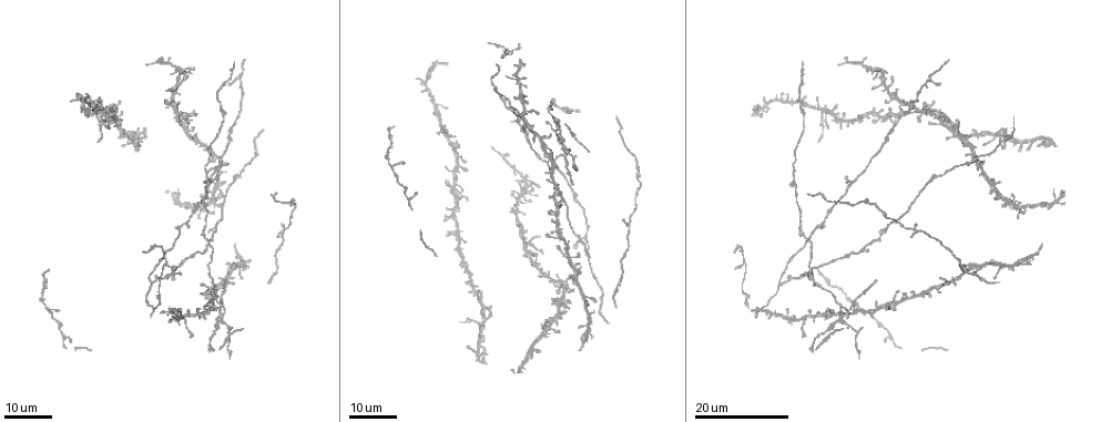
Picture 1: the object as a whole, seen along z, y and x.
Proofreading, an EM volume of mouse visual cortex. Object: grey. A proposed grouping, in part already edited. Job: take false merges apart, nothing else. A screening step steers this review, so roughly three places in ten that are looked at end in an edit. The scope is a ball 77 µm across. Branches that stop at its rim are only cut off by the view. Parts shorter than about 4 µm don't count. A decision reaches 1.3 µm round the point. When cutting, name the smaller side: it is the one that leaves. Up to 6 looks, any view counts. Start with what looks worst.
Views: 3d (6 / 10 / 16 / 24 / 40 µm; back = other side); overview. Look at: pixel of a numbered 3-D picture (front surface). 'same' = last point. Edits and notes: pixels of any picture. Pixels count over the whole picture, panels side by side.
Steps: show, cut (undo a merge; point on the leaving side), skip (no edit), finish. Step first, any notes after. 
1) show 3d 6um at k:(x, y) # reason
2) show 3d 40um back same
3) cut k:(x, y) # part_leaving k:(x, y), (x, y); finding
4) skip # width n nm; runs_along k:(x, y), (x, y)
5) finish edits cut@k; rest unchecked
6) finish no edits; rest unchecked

show 3d 16um at 1:(821, 113) # four-way junction

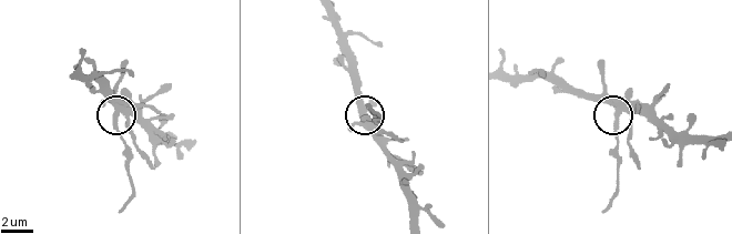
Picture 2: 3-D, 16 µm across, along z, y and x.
show 3d 6um at 2:(117, 110)

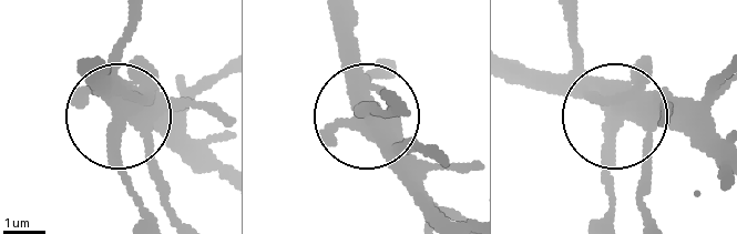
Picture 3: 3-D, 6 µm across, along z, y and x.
cut 3:(124, 177) # side_arm 7 um; part_leaving 3:(122, 125), (122, 174), (143, 217); a second neuron is stuck on

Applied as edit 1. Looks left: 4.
show overview

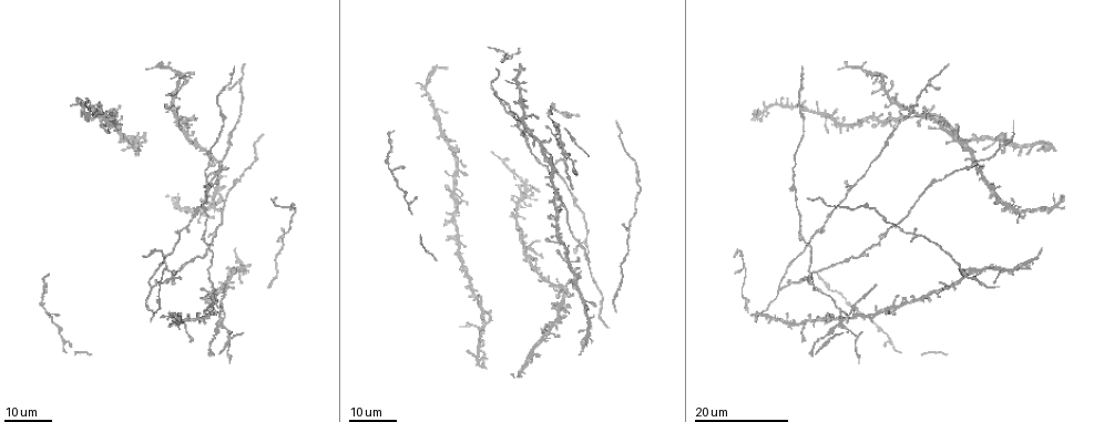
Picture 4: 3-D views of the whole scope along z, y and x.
show 3d 24um at 4:(1020, 149) # four or more arms meet

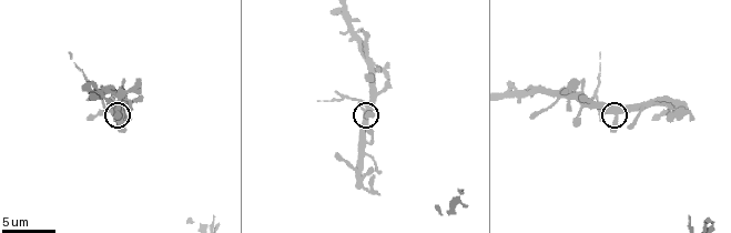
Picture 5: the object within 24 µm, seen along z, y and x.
show 3d 10um at 5:(612, 112) # zoom in

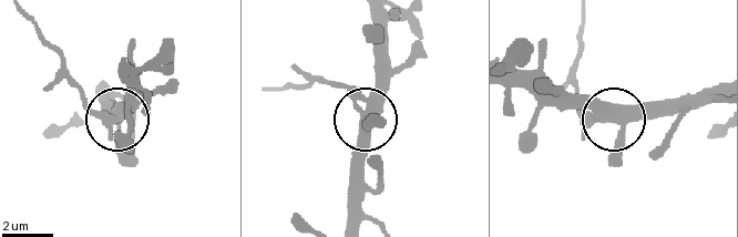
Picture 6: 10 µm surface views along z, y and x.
cut 6:(81, 95) # arms 5; part_leaving 6:(109, 120), (92, 106), (32, 18); two neurons meet here

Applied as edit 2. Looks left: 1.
finish edits cut@3, cut@6; rest unchecked

